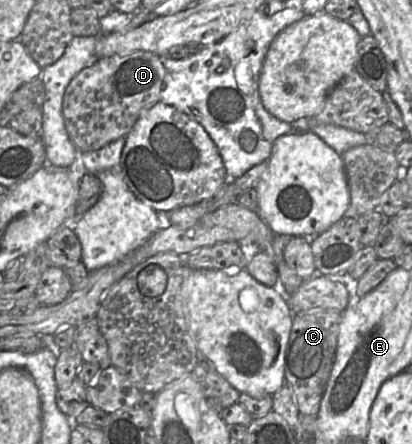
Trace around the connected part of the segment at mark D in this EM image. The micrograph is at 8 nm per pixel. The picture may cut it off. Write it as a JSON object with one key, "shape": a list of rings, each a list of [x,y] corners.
{"shape":[[[148,51],[102,57],[80,71],[69,83],[63,99],[68,135],[80,152],[98,150],[125,137],[141,115],[160,101],[166,70],[163,58]]]}

